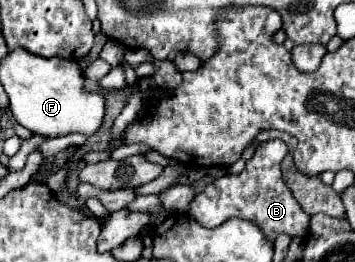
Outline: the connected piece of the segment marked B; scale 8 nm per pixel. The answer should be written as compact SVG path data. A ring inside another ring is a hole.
M269 140L259 144L255 156L247 162L241 174L221 176L219 180L209 184L201 194L195 196L195 200L189 206L189 216L199 220L199 224L207 228L219 226L225 220L237 216L255 222L271 238L277 238L279 234L307 236L309 216L301 210L301 206L293 198L293 192L287 188L281 176L279 164L285 154L287 154L287 146L281 140Z

